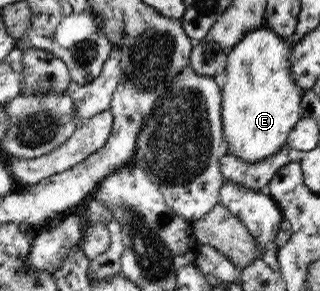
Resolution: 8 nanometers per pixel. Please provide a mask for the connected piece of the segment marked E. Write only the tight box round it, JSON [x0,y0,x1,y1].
[221,20,304,163]

